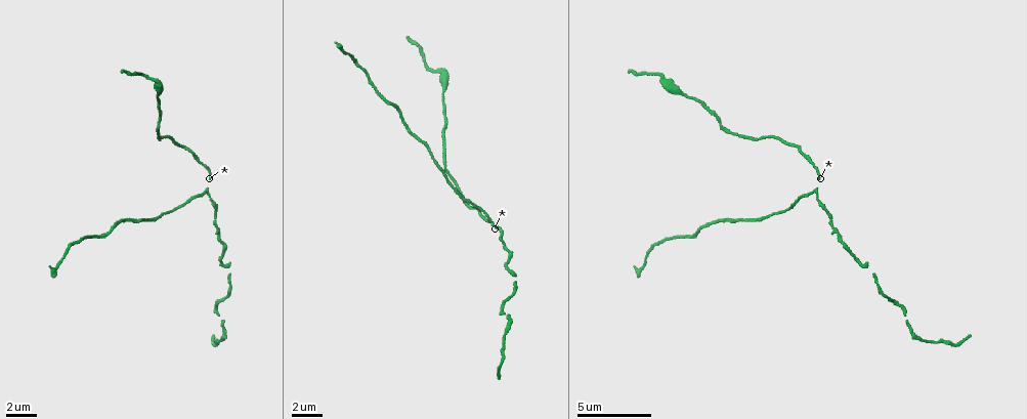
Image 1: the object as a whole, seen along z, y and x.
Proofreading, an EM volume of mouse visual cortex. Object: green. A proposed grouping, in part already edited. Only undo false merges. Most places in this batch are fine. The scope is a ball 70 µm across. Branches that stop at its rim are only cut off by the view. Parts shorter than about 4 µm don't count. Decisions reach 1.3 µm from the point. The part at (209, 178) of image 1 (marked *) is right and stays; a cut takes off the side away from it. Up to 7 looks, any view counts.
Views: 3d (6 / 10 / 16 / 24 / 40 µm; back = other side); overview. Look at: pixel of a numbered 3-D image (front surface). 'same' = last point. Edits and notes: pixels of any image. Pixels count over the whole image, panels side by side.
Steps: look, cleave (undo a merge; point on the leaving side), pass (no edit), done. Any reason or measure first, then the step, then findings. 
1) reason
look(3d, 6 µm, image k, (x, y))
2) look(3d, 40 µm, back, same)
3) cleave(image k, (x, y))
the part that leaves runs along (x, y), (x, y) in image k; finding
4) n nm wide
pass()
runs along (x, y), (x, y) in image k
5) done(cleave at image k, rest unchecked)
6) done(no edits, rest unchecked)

thick turns thin
look(3d, 10 µm, image 1, (839, 238))

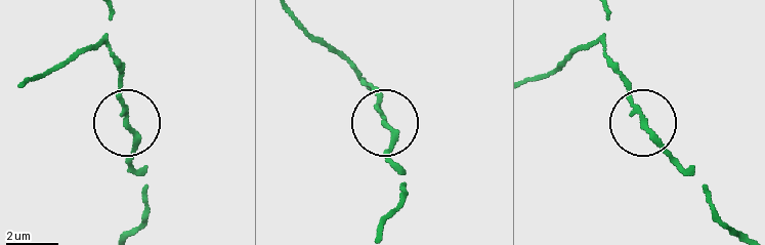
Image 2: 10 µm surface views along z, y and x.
170 nm wide
pass()
all the same neuron

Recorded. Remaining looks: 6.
narrows sharply
look(3d, 6 µm, image 1, (905, 314))

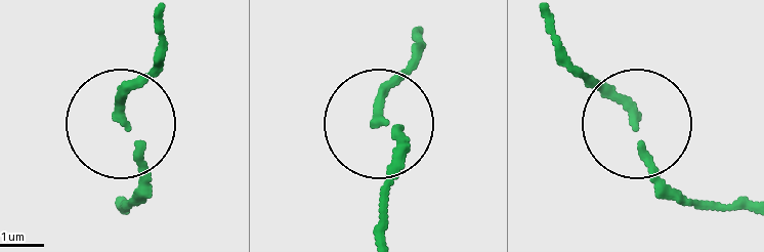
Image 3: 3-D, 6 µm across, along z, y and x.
from behind
look(3d, 6 µm, back, image 3, (387, 121))

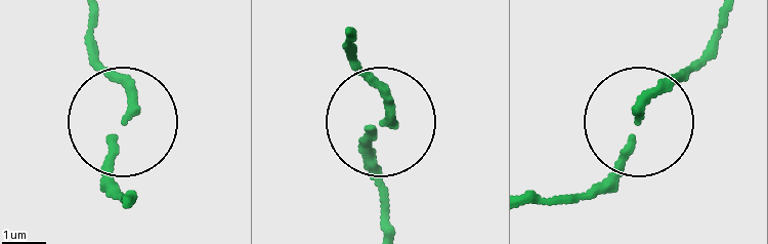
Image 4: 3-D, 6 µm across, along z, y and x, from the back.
pass()
runs along (345, 30), (349, 59), (385, 104), (367, 148), (375, 177) in image 4; all the same neuron

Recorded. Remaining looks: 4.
thick turns thin
look(3d, 10 µm, image 1, (711, 113))

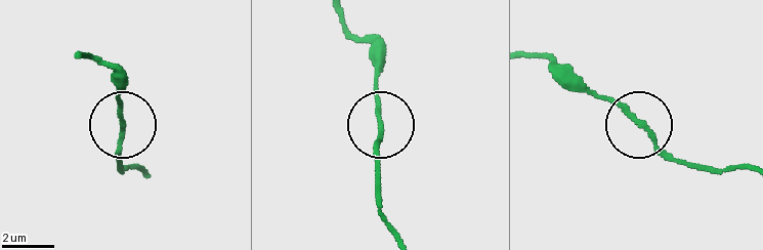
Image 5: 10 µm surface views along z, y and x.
pass()
all the same neuron

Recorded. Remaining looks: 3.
done(no edits, rest unchecked)

